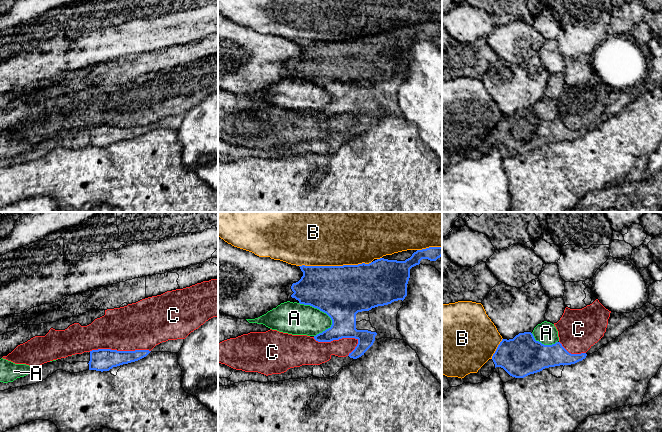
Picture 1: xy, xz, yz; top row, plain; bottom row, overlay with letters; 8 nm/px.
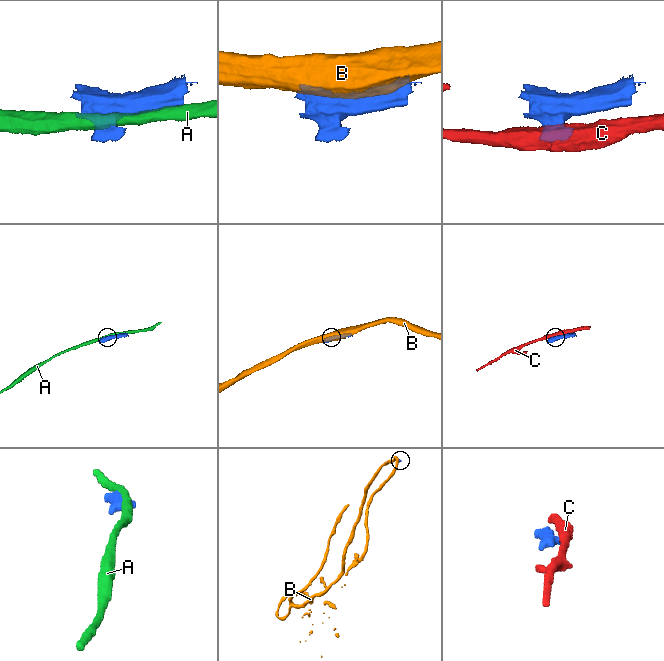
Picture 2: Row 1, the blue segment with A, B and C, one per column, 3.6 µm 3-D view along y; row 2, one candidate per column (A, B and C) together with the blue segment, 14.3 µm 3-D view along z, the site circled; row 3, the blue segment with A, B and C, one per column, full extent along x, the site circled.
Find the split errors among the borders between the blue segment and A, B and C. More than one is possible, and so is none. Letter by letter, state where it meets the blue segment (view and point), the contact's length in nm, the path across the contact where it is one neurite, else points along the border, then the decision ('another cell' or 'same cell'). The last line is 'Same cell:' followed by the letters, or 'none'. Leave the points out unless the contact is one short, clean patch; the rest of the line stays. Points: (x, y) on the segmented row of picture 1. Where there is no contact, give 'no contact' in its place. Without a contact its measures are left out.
A: meets blue in xz at (319, 309); contact 320 nm long; another cell
B: meets blue in xz at (335, 266); contact 600 nm long; another cell
C: meets blue in xz at (337, 339); contact 380 nm long; border along xz (313, 337), (318, 341), (355, 338), (358, 343); another cell
Same cell: none

